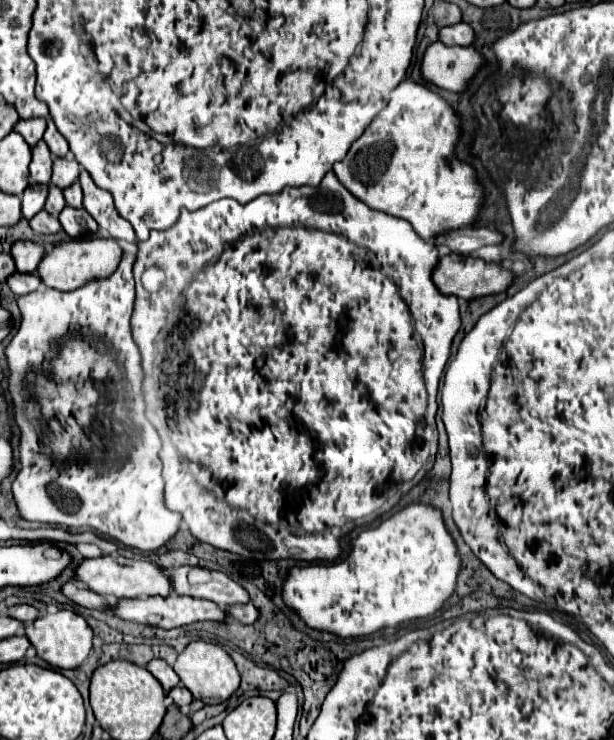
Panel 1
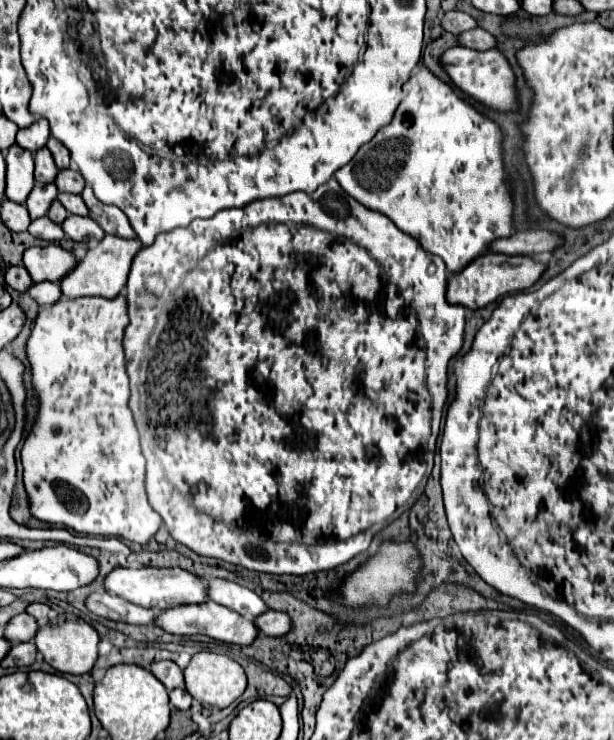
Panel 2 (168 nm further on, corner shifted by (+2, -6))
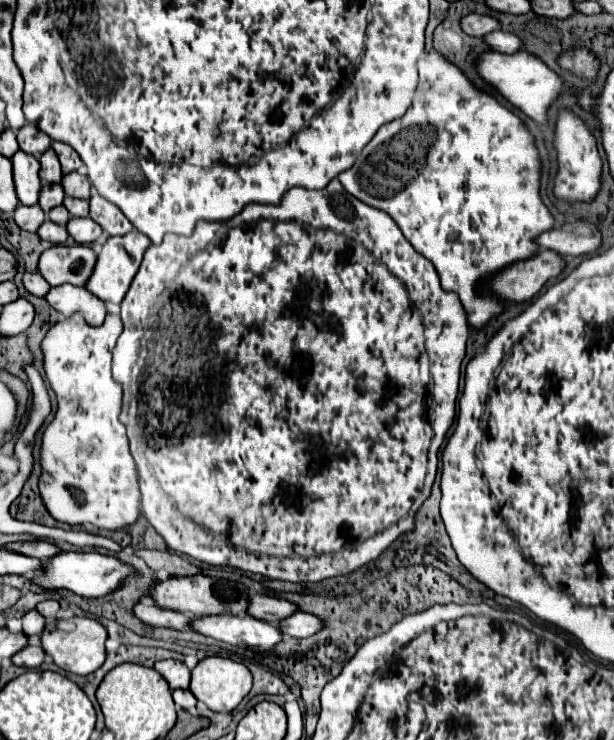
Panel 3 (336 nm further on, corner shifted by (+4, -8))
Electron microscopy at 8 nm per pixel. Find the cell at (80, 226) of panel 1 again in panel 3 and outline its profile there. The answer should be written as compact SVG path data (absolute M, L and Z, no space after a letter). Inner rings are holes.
M70 218L66 230L78 244L96 242L102 236L102 228L92 218Z

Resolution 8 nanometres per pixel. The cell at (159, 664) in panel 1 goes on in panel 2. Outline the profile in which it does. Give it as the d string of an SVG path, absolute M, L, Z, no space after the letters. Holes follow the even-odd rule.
M162 660L162 662L154 662L152 664L152 674L168 688L168 690L174 690L178 686L184 686L184 674L182 674L182 668L178 668L174 662L170 660Z

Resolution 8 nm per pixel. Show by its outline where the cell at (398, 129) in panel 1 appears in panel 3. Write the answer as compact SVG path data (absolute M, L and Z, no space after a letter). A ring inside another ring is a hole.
M424 52L424 54L420 56L420 60L418 60L418 74L420 74L420 84L418 84L418 90L416 90L414 100L412 100L410 108L406 110L406 114L404 114L402 118L392 120L392 122L388 122L386 126L382 126L382 128L376 132L376 136L374 136L374 138L364 146L364 150L358 154L354 166L348 168L346 172L342 172L342 174L338 176L338 180L342 182L342 186L344 186L344 190L346 190L348 194L352 194L354 198L366 202L368 206L374 206L374 208L378 208L378 210L388 212L388 214L396 220L396 224L398 224L400 230L404 232L406 240L408 240L424 258L428 258L428 260L434 264L434 268L438 270L442 288L454 290L454 292L460 296L462 306L464 306L464 310L468 312L470 324L474 324L474 326L480 328L480 326L484 326L492 316L500 314L502 308L504 308L504 304L502 304L500 300L492 298L492 296L476 296L476 294L474 294L476 284L478 284L482 278L486 278L486 276L498 272L502 266L508 266L508 264L512 264L512 262L516 262L516 260L524 260L524 258L534 256L534 254L538 252L538 246L534 244L534 238L536 238L542 230L548 230L550 226L554 226L554 218L550 216L548 208L542 204L540 192L538 192L538 188L540 188L540 160L538 160L538 150L536 150L536 146L534 146L534 140L532 140L530 132L528 132L528 130L524 128L524 124L520 122L520 118L516 118L506 106L498 104L492 96L486 96L486 94L478 92L478 90L470 84L470 80L468 80L454 64L450 64L444 56L440 56L438 52Z

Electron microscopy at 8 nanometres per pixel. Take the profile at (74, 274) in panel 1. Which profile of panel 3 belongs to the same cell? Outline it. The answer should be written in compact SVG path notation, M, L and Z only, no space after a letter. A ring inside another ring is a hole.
M132 230L126 236L110 236L106 240L106 244L102 246L102 250L98 254L98 260L94 264L92 276L88 278L84 288L88 292L92 292L96 298L100 298L102 302L120 304L124 294L128 292L128 286L130 286L134 274L138 272L138 266L140 266L142 256L144 256L148 246L150 246L150 240L146 240L146 236L142 236L138 230Z

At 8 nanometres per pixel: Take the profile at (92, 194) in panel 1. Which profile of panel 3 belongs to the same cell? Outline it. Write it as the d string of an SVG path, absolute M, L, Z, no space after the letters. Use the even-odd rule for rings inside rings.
M92 188L92 196L90 196L90 216L110 234L110 236L124 236L128 234L134 226L126 220L126 216L122 216L120 208L110 204L108 200L102 200L102 196L98 196L98 192Z

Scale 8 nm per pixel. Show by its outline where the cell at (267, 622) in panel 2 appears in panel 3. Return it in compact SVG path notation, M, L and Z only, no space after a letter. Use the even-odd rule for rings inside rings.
M294 612L292 616L288 616L286 620L280 620L278 630L286 636L292 638L308 638L312 634L316 634L322 628L322 622L316 616L310 616L306 612Z

